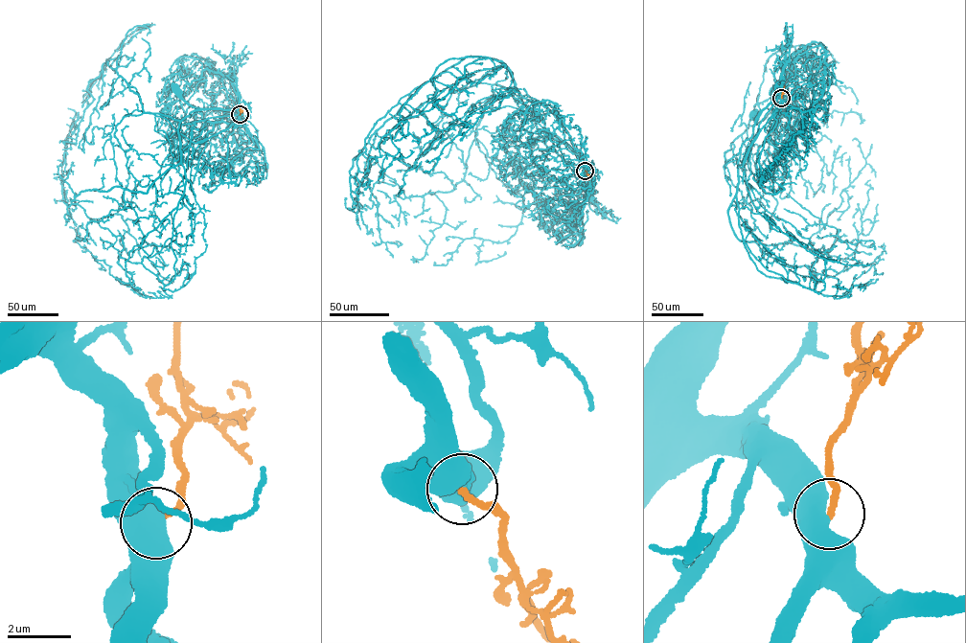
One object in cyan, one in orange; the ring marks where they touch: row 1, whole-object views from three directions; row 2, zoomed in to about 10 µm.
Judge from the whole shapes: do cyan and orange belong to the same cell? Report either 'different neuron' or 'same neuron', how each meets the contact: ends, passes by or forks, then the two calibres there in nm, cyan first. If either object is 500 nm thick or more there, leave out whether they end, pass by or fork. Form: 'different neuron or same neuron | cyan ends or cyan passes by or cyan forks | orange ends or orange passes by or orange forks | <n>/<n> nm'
same neuron | 750/200 nm

